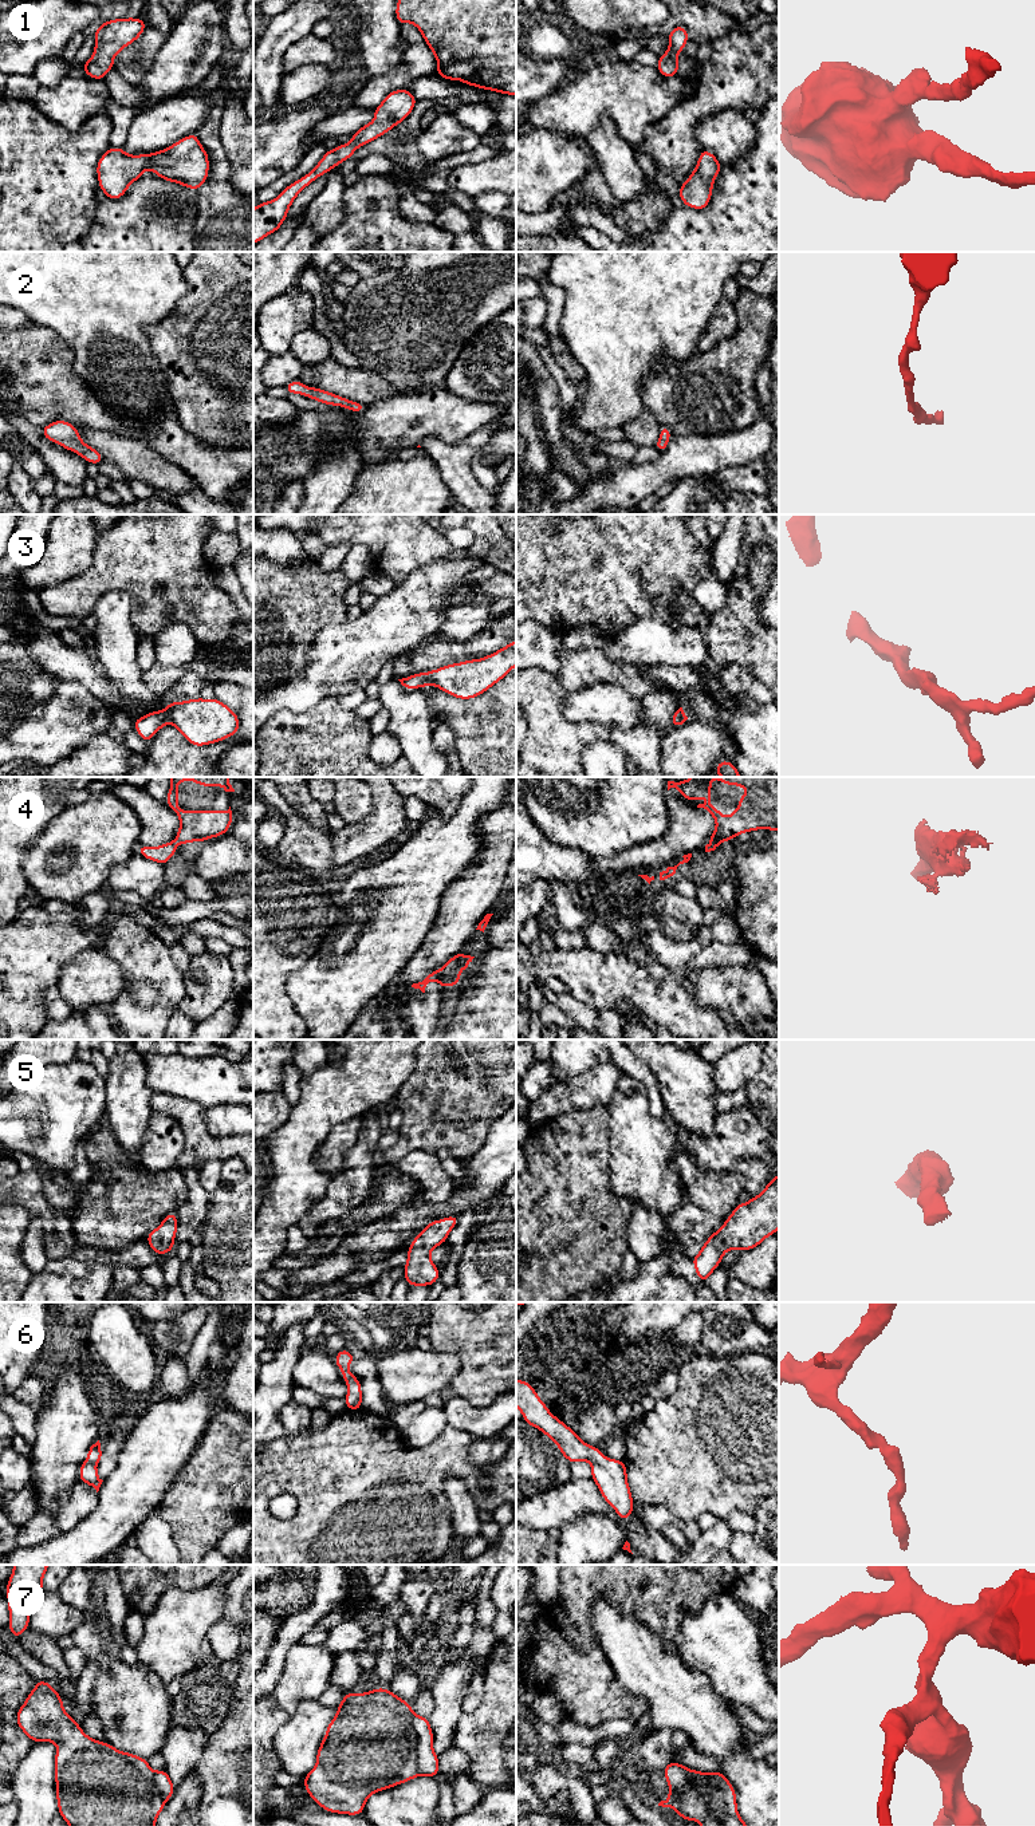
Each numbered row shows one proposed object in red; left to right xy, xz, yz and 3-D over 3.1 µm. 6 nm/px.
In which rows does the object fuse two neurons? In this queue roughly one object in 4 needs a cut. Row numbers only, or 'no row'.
4, 7

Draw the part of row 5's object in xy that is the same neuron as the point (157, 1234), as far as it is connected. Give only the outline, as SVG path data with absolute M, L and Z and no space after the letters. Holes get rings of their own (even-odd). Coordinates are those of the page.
M176 1211L169 1212L161 1224L147 1234L145 1241L157 1255L166 1255L172 1249L176 1249L174 1238L177 1228L177 1214Z

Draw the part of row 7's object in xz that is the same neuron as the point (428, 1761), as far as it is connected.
M412 1711L410 1724L417 1735L417 1762L420 1775L434 1778L438 1775L438 1755L433 1750L433 1730L428 1717Z

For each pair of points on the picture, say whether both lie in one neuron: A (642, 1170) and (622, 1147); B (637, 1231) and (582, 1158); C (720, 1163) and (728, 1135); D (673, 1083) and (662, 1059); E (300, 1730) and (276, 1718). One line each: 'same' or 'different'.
A: same
B: different
C: same
D: same
E: different

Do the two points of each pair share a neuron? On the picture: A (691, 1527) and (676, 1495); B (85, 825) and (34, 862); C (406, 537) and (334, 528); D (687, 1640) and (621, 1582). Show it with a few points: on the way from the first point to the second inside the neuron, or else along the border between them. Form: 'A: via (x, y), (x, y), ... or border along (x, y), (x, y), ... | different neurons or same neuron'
A: border along (695, 1521), (684, 1522) | different neurons
B: via (73, 837), (46, 851) | same neuron
C: via (389, 528), (351, 528) | same neuron
D: border along (700, 1609), (684, 1614), (673, 1649) | different neurons

